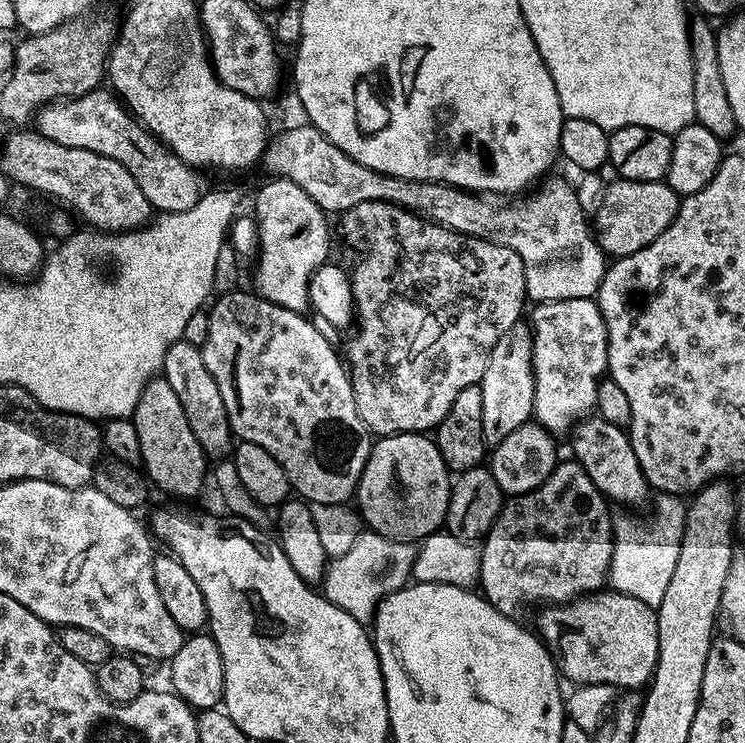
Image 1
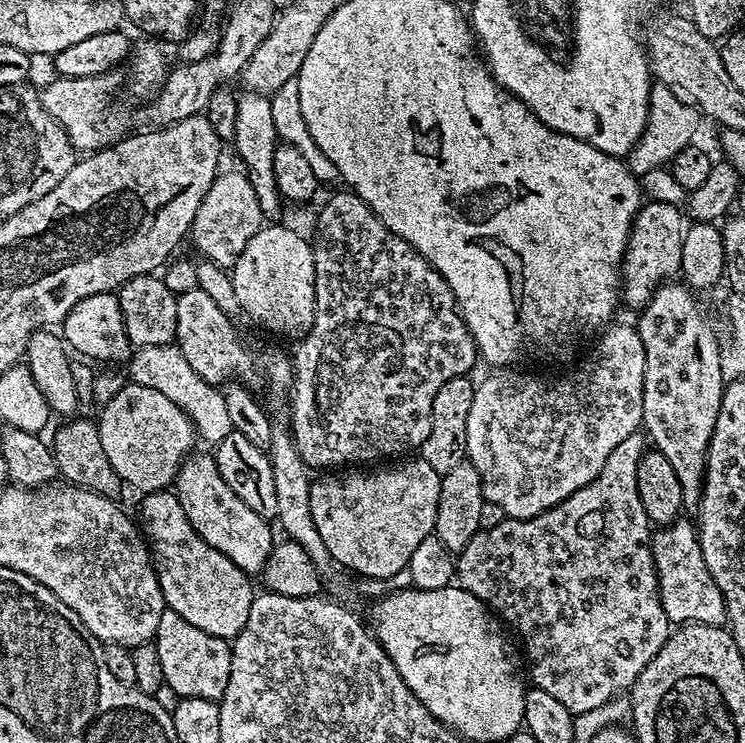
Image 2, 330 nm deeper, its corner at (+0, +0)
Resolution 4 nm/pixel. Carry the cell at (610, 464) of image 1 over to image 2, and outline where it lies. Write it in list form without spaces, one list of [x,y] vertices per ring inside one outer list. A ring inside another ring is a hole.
[[[681,518],[667,526],[657,527],[652,533],[652,557],[656,567],[662,610],[666,610],[666,618],[676,626],[723,625],[728,611],[724,605],[722,590],[718,590],[718,582],[714,582],[710,574],[706,566],[706,558],[702,558],[697,525],[691,519],[689,520]]]

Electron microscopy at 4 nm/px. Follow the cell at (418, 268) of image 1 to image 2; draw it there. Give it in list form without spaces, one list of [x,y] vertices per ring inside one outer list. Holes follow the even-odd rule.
[[[343,190],[344,192],[336,192],[324,205],[320,208],[320,213],[316,216],[316,240],[311,241],[312,257],[314,258],[314,266],[316,267],[316,313],[314,314],[314,322],[312,329],[302,337],[299,341],[300,349],[294,355],[294,367],[292,369],[292,386],[290,389],[290,397],[292,396],[292,422],[290,421],[290,429],[295,440],[298,454],[305,461],[309,469],[324,468],[320,470],[336,470],[339,464],[348,464],[344,466],[356,466],[359,460],[376,460],[379,456],[392,456],[388,458],[396,458],[401,454],[408,454],[411,450],[418,450],[422,446],[422,442],[426,442],[426,434],[430,434],[430,422],[432,421],[432,407],[434,406],[434,394],[438,394],[438,390],[442,390],[442,385],[450,382],[450,378],[458,378],[459,376],[468,376],[471,368],[478,364],[478,346],[474,342],[474,338],[470,334],[470,330],[466,326],[460,309],[456,306],[456,299],[450,290],[450,286],[442,278],[442,274],[438,274],[438,270],[434,270],[434,266],[430,266],[430,262],[426,262],[422,258],[422,254],[418,254],[410,245],[402,238],[398,238],[398,234],[394,234],[389,230],[382,221],[376,217],[370,210],[370,206],[366,206],[366,202],[362,202],[362,198],[358,198],[355,192],[351,190]]]

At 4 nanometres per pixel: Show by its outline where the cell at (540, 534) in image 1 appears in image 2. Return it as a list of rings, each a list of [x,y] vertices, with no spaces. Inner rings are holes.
[[[639,431],[630,434],[630,438],[625,438],[620,445],[614,446],[610,458],[606,458],[606,466],[602,466],[602,470],[598,470],[596,477],[586,486],[582,486],[582,490],[574,490],[570,498],[558,502],[558,506],[534,518],[525,520],[505,518],[502,522],[498,522],[498,526],[476,532],[474,538],[470,538],[468,545],[455,557],[455,579],[459,587],[474,594],[482,603],[488,605],[509,629],[516,628],[517,634],[524,639],[524,648],[532,659],[531,683],[537,688],[546,690],[546,694],[558,698],[558,702],[562,702],[562,706],[566,706],[566,710],[574,714],[592,711],[627,693],[638,678],[638,674],[642,674],[642,670],[650,662],[650,658],[654,658],[654,654],[662,650],[670,631],[666,610],[662,610],[656,567],[652,557],[653,529],[646,518],[646,510],[642,510],[642,498],[638,498],[638,462],[645,450],[645,437]]]

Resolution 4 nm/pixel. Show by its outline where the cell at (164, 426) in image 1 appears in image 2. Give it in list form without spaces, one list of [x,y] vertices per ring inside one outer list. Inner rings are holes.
[[[198,452],[189,455],[180,465],[174,481],[174,493],[186,512],[186,518],[201,538],[230,558],[242,571],[263,573],[264,564],[274,547],[272,528],[268,525],[271,523],[265,517],[254,514],[254,510],[250,510],[250,506],[246,506],[246,502],[242,502],[230,486],[226,486],[222,474],[218,474],[215,455]]]

